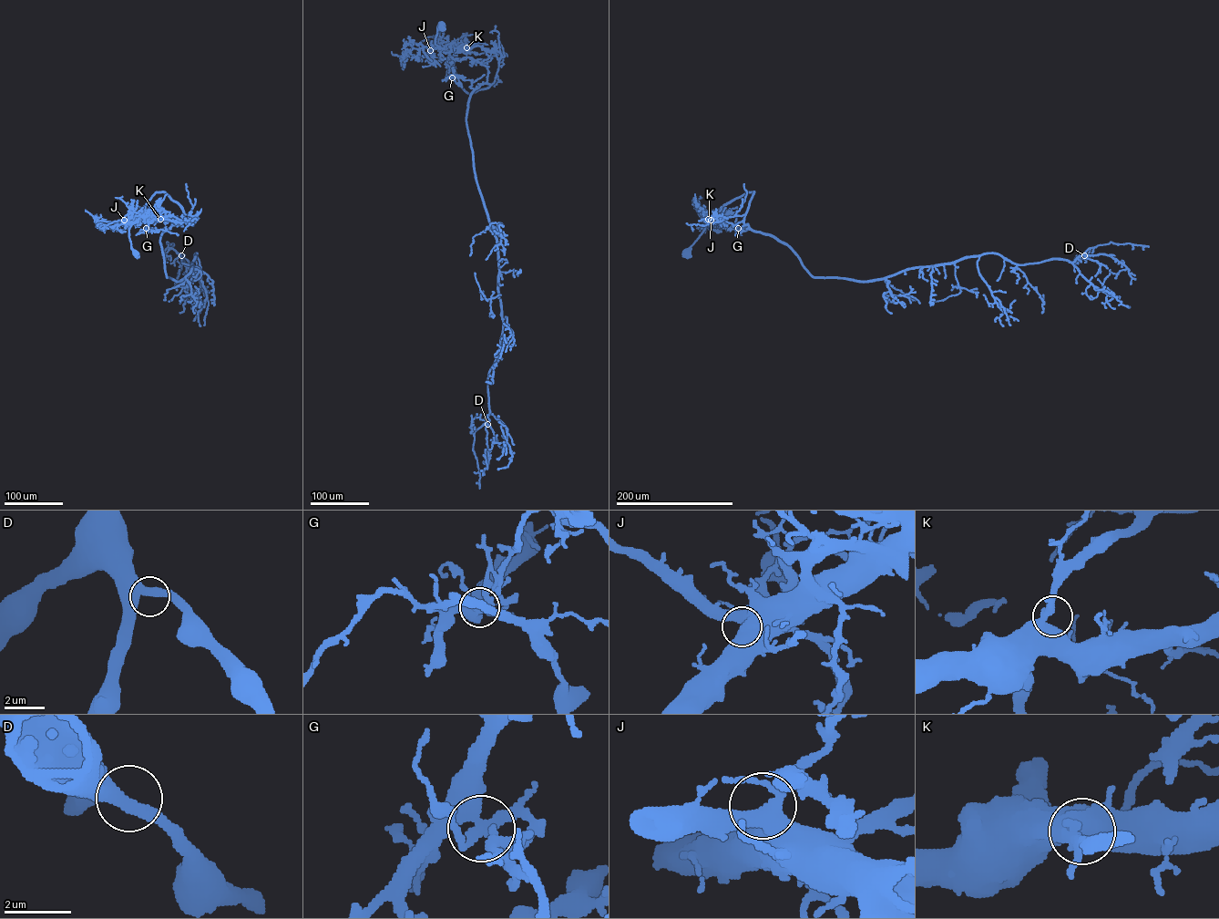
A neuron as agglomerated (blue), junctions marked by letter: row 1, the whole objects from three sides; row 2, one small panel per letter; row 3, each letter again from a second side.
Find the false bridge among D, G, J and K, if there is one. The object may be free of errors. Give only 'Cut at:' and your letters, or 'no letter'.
Cut at: G

